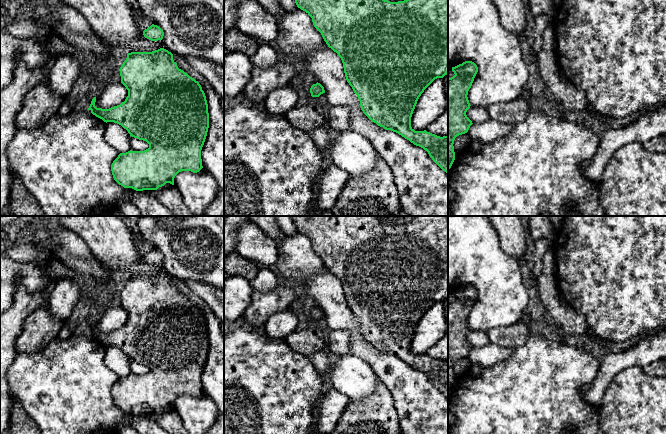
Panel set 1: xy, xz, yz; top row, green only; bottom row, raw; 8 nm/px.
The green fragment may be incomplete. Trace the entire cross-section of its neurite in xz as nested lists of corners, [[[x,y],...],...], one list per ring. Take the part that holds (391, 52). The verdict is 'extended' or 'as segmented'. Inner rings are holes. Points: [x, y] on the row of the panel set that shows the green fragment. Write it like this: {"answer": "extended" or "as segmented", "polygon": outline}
{"answer": "as segmented", "polygon": [[[295,0],[295,3],[312,18],[314,27],[321,33],[328,47],[341,58],[346,80],[357,95],[363,113],[378,126],[396,132],[426,150],[432,160],[448,174],[448,136],[440,137],[426,130],[415,131],[411,127],[411,117],[421,94],[435,79],[448,74],[448,0]]]}

